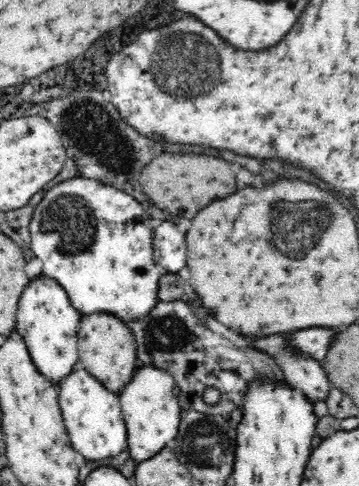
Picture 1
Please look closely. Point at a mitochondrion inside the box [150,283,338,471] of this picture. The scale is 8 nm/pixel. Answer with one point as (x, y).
(203, 435)

